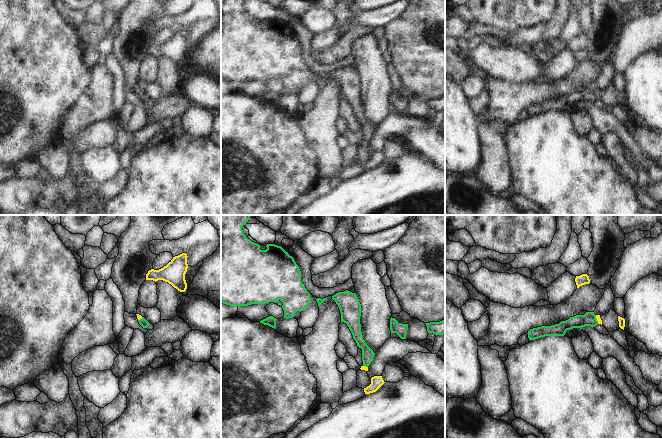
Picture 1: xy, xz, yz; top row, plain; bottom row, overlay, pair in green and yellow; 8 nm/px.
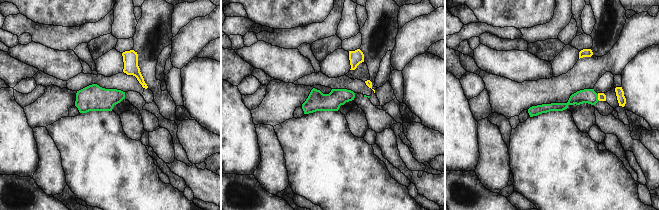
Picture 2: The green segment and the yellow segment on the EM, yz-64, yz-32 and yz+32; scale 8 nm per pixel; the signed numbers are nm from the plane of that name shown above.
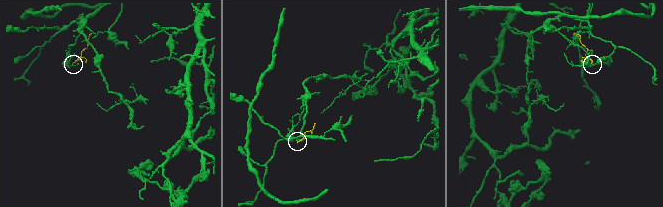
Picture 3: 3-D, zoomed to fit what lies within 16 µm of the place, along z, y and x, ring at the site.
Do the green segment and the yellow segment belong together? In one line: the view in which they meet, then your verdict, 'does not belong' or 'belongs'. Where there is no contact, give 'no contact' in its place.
contact in yz; does not belong

